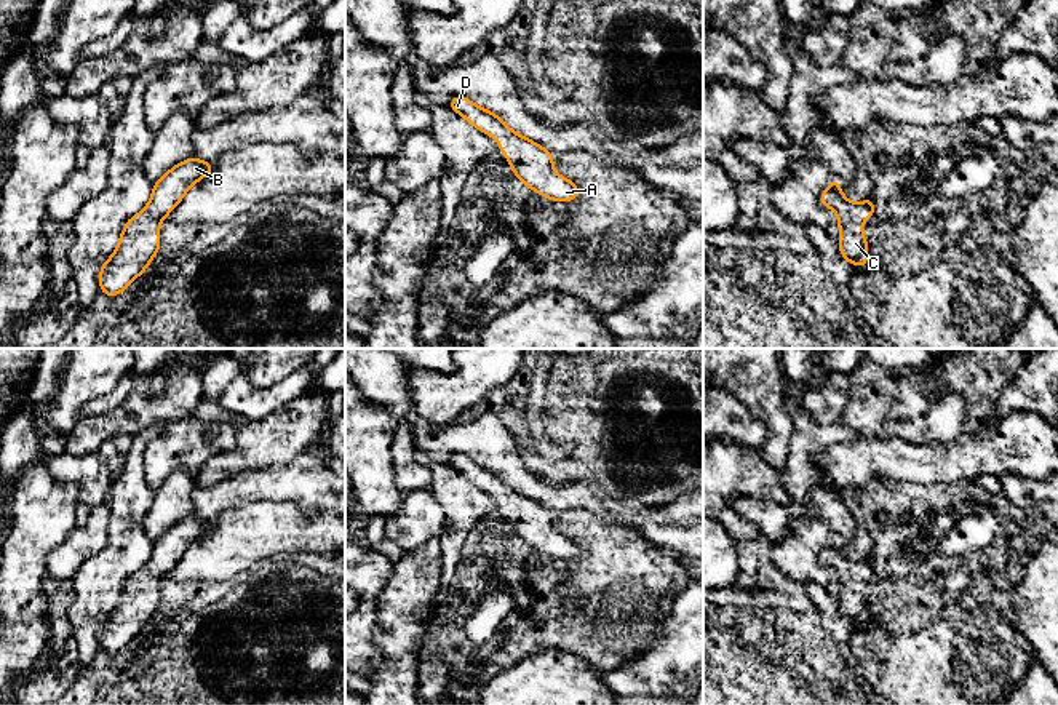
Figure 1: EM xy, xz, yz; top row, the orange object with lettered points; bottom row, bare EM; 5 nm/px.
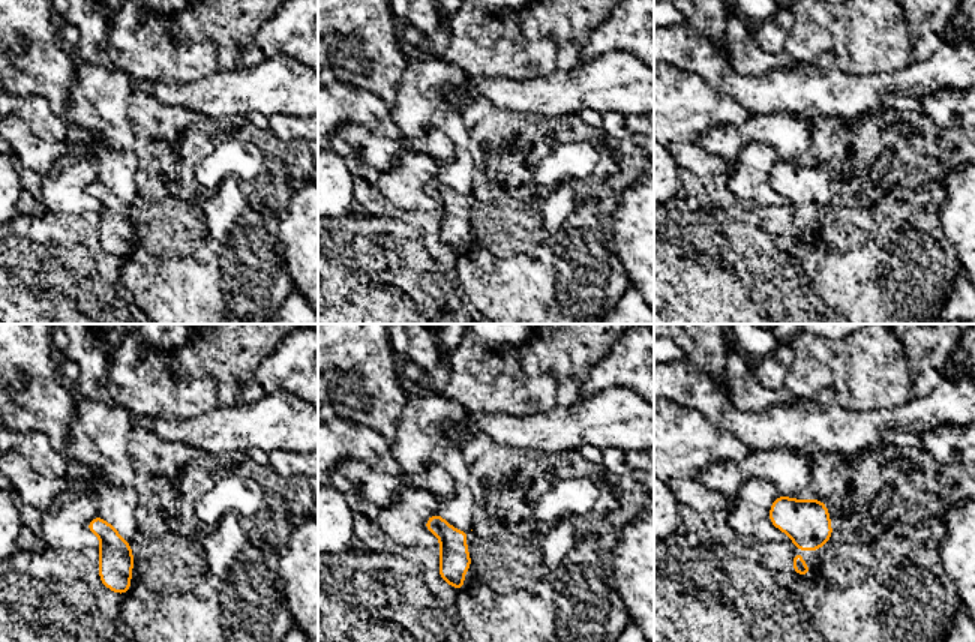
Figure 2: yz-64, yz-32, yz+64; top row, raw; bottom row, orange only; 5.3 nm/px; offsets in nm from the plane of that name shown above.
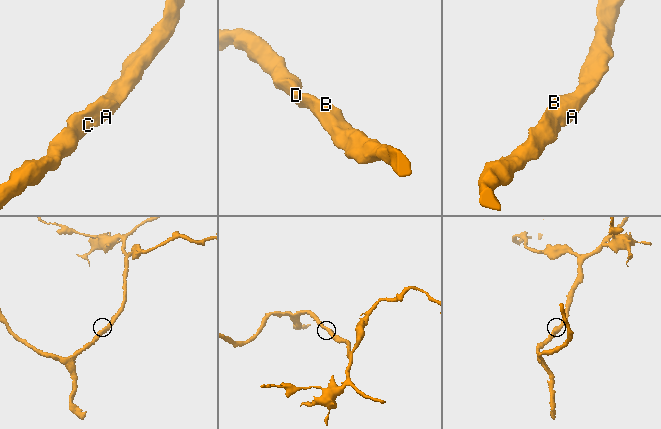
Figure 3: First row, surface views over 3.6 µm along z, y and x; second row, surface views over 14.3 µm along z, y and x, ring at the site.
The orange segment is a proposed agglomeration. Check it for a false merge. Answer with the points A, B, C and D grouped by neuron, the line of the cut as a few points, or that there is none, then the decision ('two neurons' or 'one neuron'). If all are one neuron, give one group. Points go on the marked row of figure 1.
groups A B C D; cut none; one neuron

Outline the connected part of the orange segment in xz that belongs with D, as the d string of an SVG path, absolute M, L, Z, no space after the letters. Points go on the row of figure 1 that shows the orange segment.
M454 96L447 106L499 142L499 150L508 158L510 168L527 189L551 201L564 203L574 201L580 195L575 182L555 171L551 152L513 131L499 115L465 96Z

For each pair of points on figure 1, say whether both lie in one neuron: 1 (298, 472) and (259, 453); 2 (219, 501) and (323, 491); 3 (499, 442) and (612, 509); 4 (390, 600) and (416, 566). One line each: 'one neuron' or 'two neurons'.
1: two neurons
2: one neuron
3: one neuron
4: one neuron

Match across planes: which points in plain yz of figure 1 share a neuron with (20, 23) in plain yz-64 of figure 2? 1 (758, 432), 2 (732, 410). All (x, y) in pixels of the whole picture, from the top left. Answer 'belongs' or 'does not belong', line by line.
1: does not belong
2: does not belong

